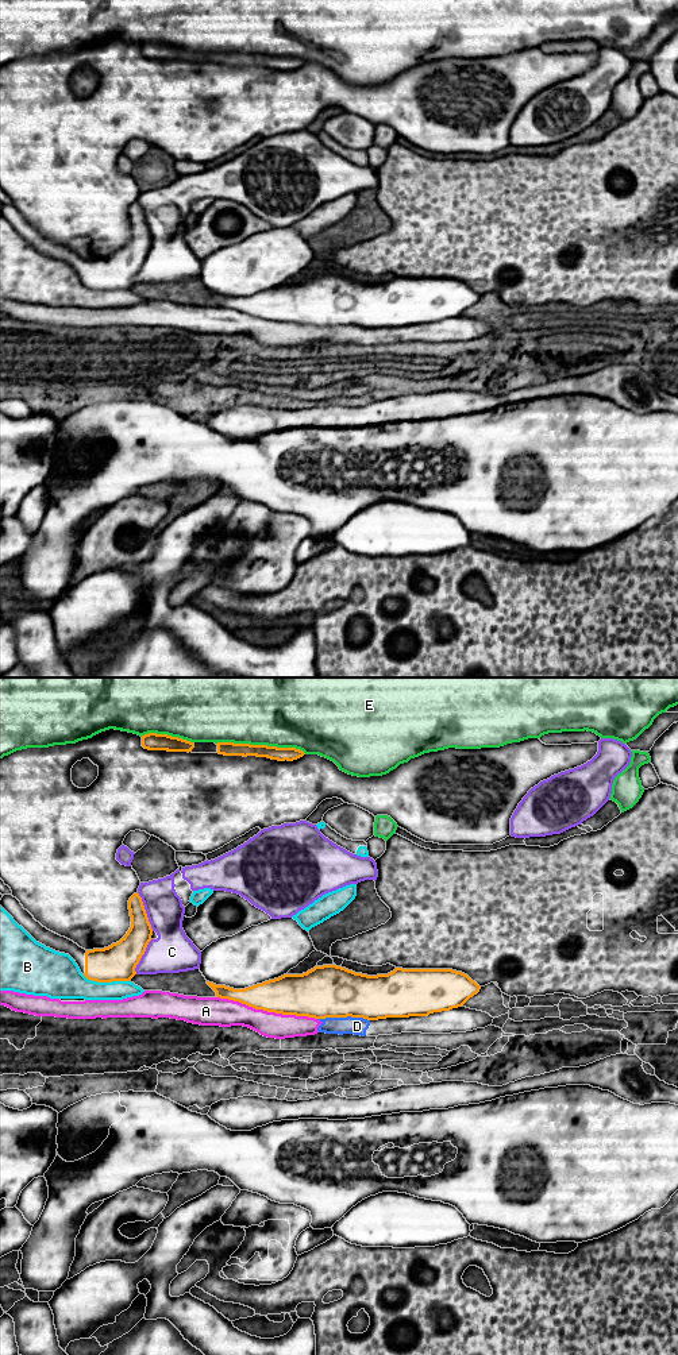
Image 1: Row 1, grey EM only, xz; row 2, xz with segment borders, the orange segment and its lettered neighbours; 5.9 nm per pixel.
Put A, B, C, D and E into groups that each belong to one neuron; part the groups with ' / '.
A B D / C / E

